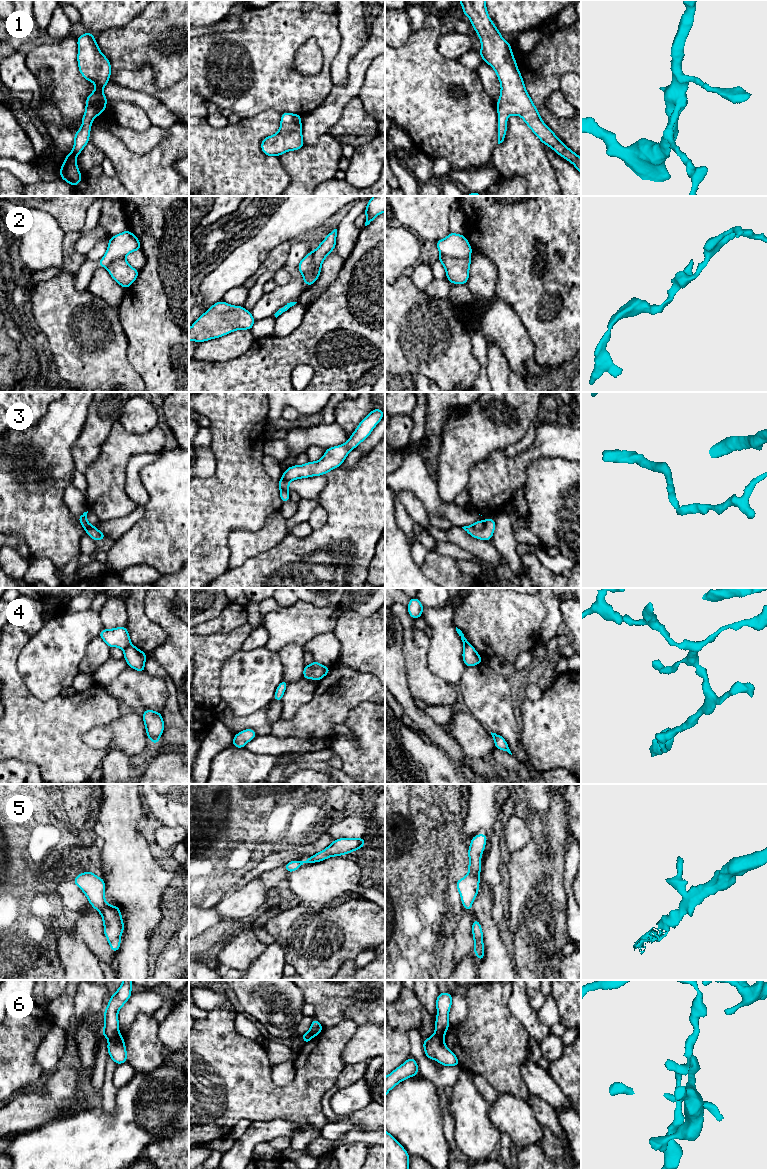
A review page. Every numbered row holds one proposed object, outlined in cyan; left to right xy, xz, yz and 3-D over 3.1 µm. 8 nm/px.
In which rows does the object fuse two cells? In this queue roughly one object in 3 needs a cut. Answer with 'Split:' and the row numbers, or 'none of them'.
Split: 2, 3, 4, 6

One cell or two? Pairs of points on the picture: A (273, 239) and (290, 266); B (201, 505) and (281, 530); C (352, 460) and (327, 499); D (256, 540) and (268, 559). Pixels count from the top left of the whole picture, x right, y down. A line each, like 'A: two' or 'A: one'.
A: two
B: two
C: two
D: two

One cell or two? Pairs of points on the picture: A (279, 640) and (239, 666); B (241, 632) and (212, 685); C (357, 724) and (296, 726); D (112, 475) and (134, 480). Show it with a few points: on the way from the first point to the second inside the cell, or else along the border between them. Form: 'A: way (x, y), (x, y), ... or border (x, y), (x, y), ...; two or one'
A: border (265, 646), (277, 653); two
B: way (228, 645), (212, 661), (212, 672); one
C: border (359, 704), (350, 711), (344, 723); two
D: border (134, 456), (125, 480), (132, 500); two

